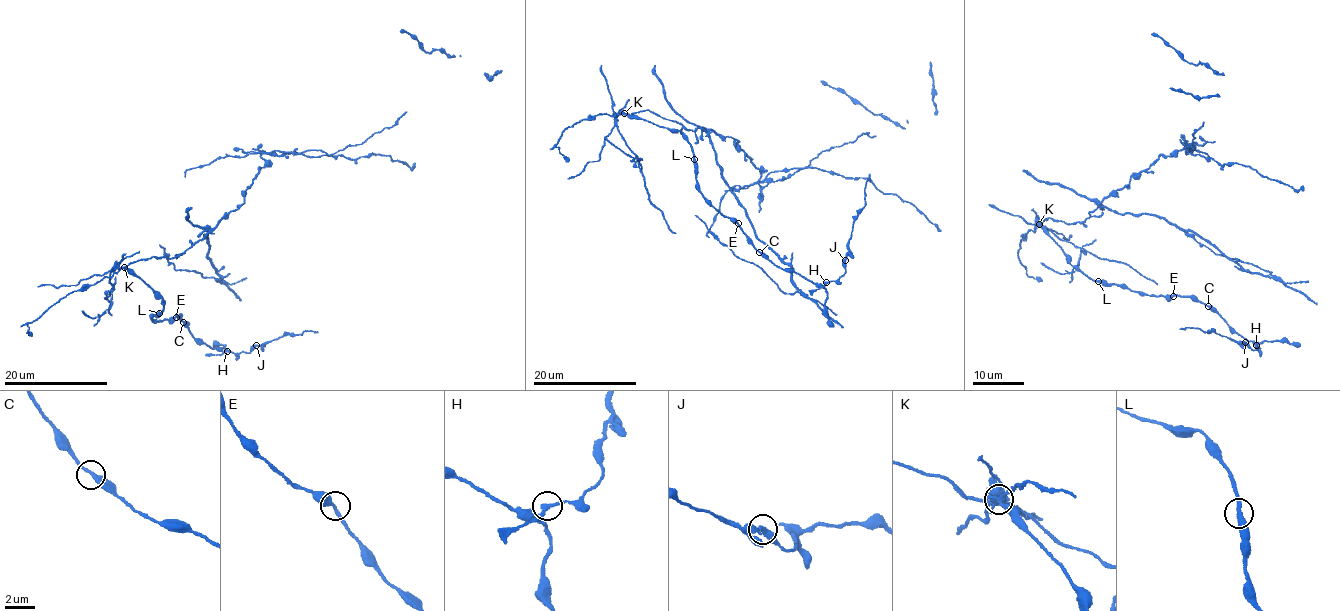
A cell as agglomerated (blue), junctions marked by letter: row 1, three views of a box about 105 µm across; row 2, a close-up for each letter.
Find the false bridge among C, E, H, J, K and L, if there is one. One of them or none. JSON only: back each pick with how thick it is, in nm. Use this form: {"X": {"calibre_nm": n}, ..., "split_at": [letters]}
{"K": {"calibre_nm": 260}, "split_at": ["K"]}

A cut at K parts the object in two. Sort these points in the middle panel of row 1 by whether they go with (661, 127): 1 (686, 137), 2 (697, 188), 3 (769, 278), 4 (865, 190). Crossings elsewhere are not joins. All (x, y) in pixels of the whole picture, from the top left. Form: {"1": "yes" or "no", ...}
{"1": "yes", "2": "yes", "3": "no", "4": "yes"}

